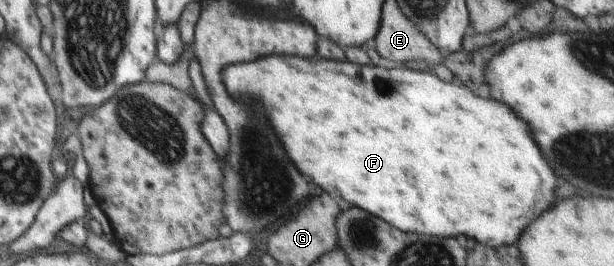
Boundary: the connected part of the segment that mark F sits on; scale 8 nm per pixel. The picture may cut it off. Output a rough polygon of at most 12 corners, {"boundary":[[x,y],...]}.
{"boundary":[[228,65],[290,161],[404,233],[516,243],[556,177],[434,72]]}

